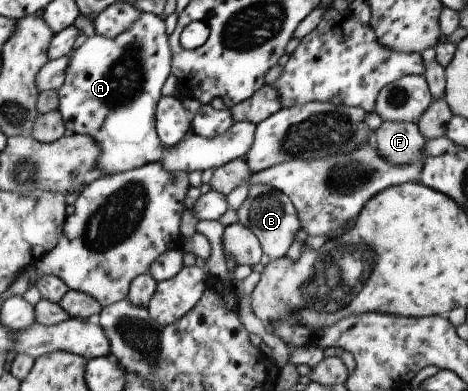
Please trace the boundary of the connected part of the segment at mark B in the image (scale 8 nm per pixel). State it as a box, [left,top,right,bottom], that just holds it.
[236,184,301,260]

